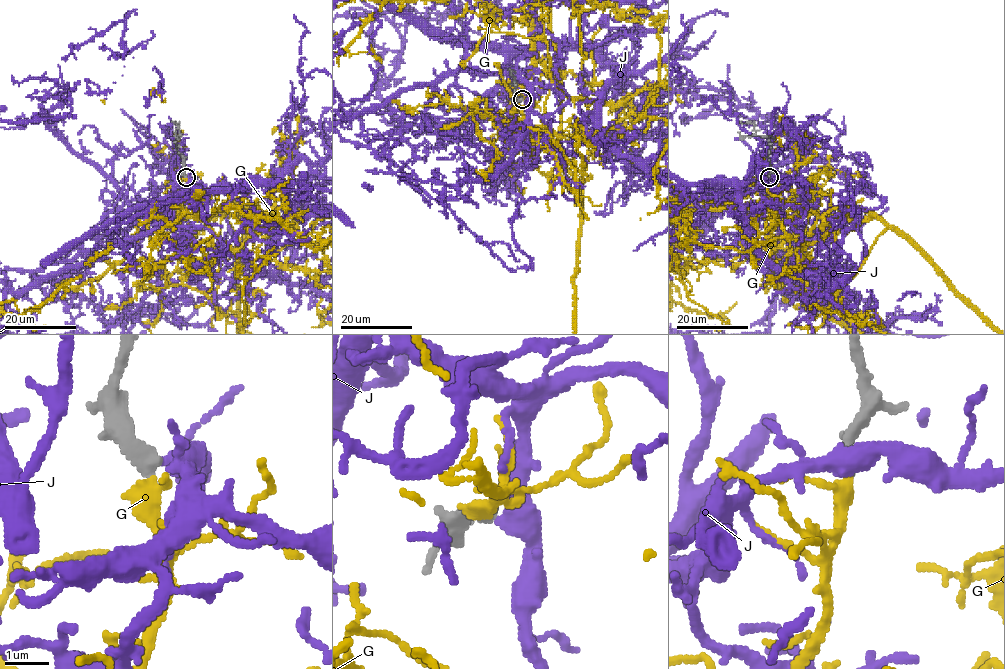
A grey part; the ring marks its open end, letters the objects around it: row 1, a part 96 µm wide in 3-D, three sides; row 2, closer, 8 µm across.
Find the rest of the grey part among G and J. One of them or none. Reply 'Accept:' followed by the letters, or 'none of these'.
Accept: G

